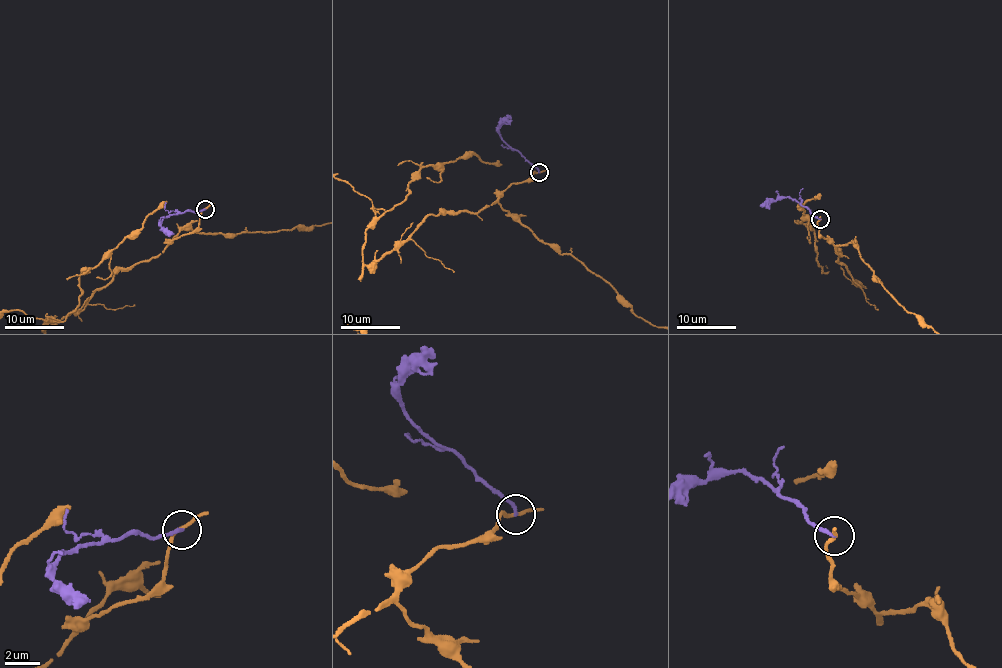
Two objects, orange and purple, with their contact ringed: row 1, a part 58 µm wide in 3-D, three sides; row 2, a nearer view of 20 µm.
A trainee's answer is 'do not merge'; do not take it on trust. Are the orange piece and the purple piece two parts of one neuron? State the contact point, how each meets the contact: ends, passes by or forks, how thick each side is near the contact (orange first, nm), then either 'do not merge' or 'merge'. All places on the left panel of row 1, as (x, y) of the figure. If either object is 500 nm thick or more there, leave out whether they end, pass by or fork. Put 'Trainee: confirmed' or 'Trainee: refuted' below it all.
at (205, 209); orange passes by; purple ends there; 170 nm thick on the orange side, 200 nm on the other; do not merge
Trainee: confirmed

